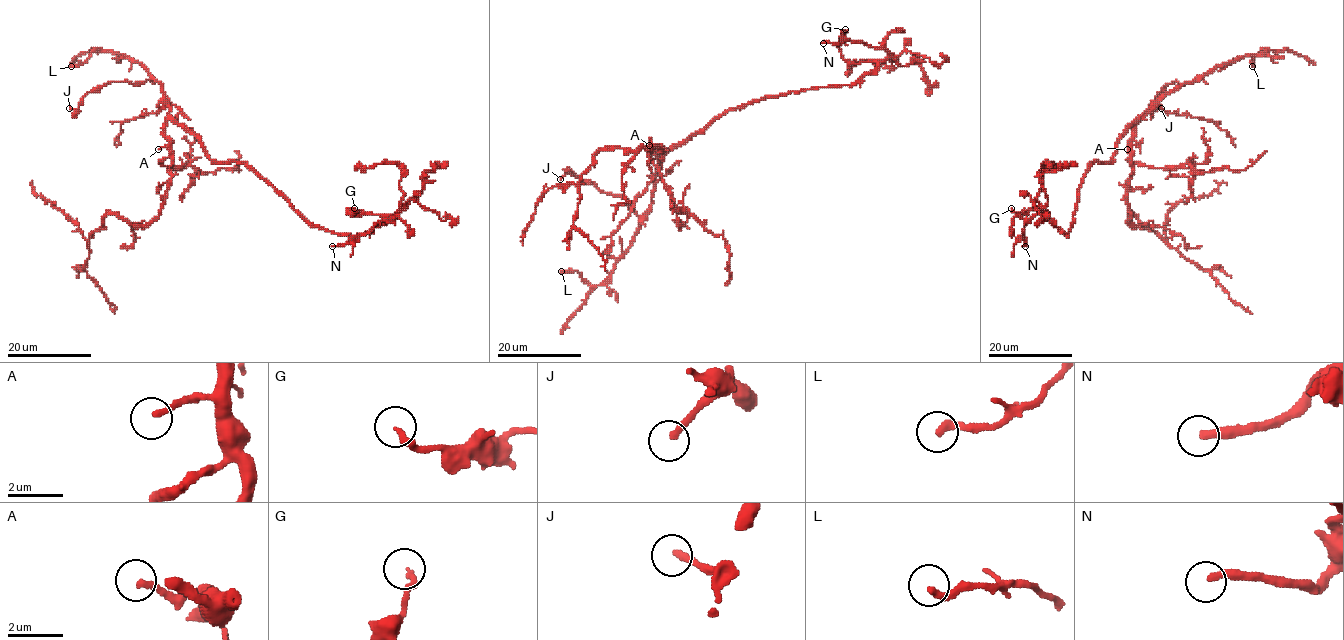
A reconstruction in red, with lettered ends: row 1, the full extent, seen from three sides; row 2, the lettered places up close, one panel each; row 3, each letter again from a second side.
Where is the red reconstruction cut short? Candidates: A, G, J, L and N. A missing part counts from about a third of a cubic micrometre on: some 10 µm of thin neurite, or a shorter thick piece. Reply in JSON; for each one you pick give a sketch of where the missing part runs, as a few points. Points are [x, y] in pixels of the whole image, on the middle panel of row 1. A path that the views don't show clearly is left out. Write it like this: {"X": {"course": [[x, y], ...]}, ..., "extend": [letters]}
{"A": {"course": [[649, 145], [607, 143], [598, 157]]}, "extend": ["A", "N"]}

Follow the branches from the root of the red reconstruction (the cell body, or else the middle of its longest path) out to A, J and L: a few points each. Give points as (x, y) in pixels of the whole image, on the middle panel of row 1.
A: (689, 137), (658, 156), (655, 152), (659, 150), (649, 145)
J: (689, 137), (674, 145), (660, 161), (651, 208), (640, 219), (623, 198), (601, 192), (569, 170), (560, 179)
L: (689, 137), (674, 145), (660, 161), (650, 212), (613, 273), (601, 284), (590, 286), (576, 271), (561, 271)

